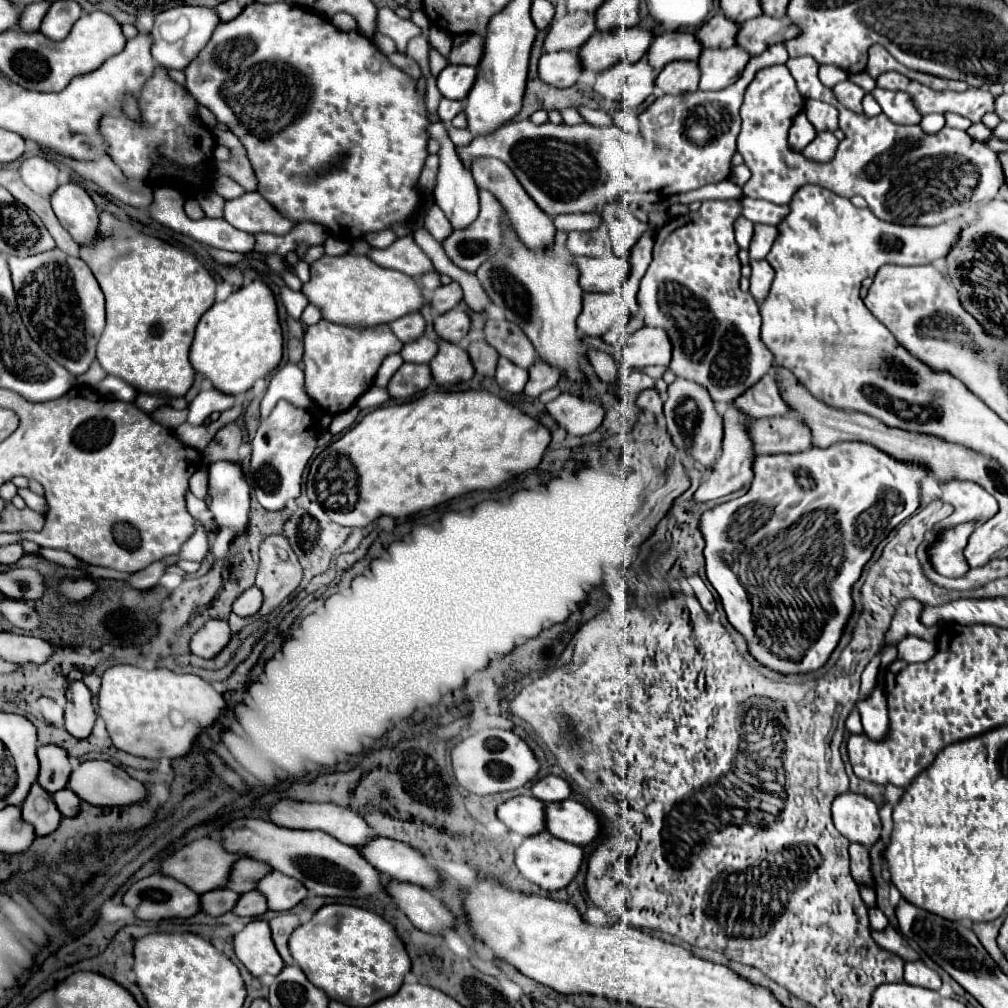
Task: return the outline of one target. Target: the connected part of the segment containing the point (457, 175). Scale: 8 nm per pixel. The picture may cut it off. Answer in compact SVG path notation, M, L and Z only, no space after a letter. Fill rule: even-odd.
M440 121L430 123L428 125L428 135L430 135L430 139L434 139L434 141L440 143L440 151L438 151L440 167L438 167L436 187L434 187L434 193L432 193L434 201L444 211L444 215L448 217L448 221L452 223L452 227L454 229L462 229L462 227L470 225L470 221L474 221L474 217L478 217L478 187L474 185L470 169L464 167L464 163L460 161L454 143L448 137L446 127Z

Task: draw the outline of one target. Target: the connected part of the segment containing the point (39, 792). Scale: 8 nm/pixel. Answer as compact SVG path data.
M34 783L26 801L22 803L22 819L34 827L36 837L46 837L54 833L62 815L54 805L52 795L46 793L38 783Z

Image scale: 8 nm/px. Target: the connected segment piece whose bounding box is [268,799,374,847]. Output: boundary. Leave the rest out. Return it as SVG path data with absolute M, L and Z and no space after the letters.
M280 799L276 805L272 805L268 817L274 825L280 825L280 827L324 831L324 833L332 835L334 839L338 839L346 845L352 845L352 847L362 845L362 841L368 841L374 835L374 833L370 833L370 827L362 821L362 817L358 817L348 807L338 807L332 803L304 803L304 801L296 801L296 799Z

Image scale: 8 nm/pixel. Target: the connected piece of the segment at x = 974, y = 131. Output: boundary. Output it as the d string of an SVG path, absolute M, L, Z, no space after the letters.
M983 123L972 124L967 129L967 133L978 142L984 142L986 139L992 137L992 130Z

